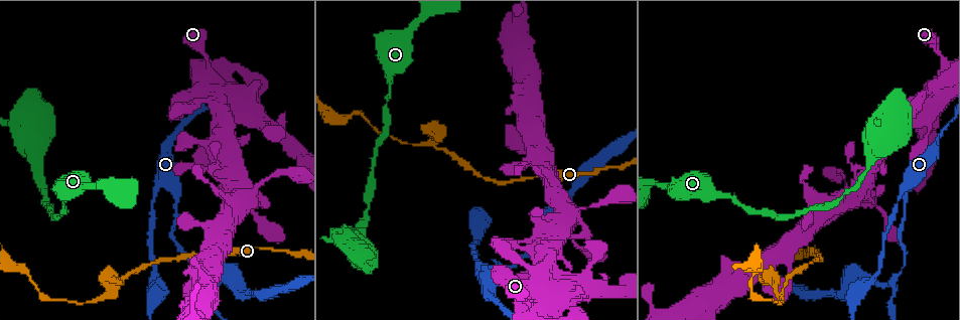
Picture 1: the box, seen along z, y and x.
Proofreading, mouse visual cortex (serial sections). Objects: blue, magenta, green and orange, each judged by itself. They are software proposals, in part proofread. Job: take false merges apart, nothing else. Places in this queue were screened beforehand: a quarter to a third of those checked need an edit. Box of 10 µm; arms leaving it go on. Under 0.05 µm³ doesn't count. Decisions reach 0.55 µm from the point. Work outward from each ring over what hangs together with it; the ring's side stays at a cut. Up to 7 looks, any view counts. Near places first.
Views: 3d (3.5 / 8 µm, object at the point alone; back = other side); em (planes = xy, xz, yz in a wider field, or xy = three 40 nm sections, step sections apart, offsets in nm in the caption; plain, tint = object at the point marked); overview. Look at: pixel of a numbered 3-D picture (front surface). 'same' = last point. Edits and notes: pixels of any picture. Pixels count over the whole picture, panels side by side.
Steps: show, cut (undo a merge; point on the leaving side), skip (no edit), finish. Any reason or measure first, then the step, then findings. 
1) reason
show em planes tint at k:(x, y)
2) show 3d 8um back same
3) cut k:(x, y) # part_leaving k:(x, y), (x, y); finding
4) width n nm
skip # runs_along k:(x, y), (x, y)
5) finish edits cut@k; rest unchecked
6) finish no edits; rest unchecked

sharp bend
show 3d 8um back at 1:(31, 99)

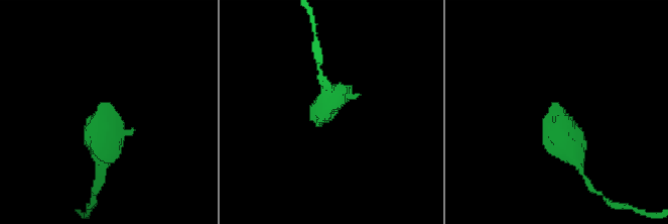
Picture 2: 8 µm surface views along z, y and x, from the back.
closer look
show 3d 3.5um same

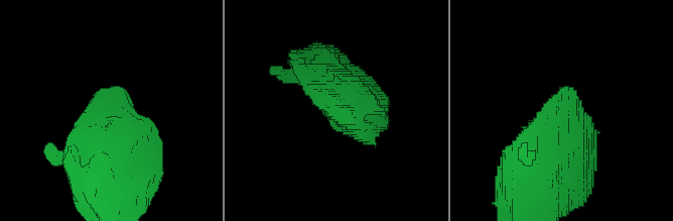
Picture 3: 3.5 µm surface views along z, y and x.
show em planes tint at 3:(563, 108)

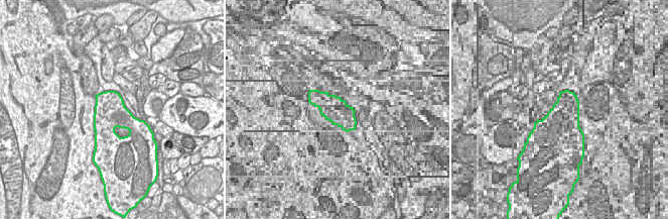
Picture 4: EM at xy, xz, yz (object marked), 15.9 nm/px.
skip # runs_along 3:(539, 170), (557, 114), (583, 114); one cell here

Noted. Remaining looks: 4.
two arms in line, one across
show 3d 8um back at 1:(782, 294)

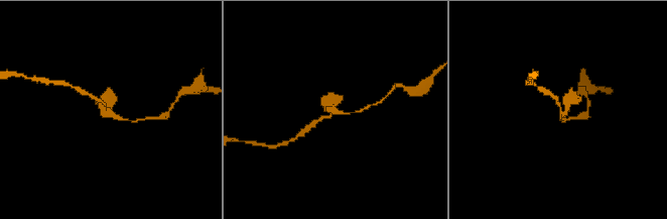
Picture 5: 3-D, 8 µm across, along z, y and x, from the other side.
arms 3; arm_widths 150, 200, 300 nm; now the EM
show em planes tint same

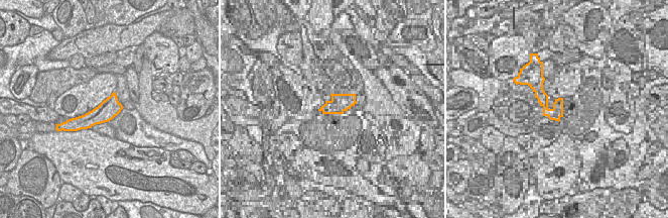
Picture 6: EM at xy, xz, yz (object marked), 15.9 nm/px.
skip # one cell here

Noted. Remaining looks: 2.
finish no edits; rest unchecked

